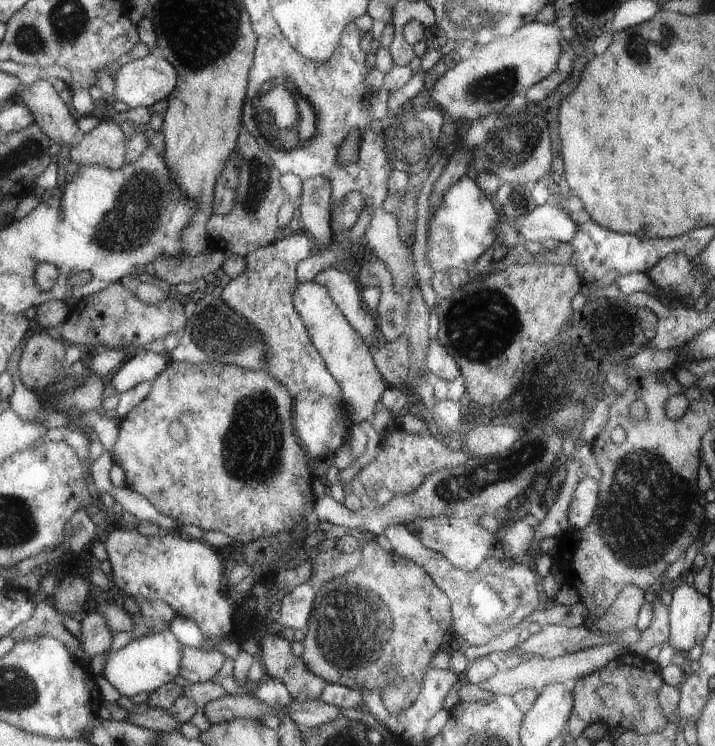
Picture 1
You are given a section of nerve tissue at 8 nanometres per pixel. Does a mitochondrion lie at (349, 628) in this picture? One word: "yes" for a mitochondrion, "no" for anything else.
yes

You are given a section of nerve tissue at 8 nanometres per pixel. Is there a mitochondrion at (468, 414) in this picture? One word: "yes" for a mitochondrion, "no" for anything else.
no

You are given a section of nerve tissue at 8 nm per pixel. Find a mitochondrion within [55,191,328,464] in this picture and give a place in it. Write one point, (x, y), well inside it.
(218, 333)

